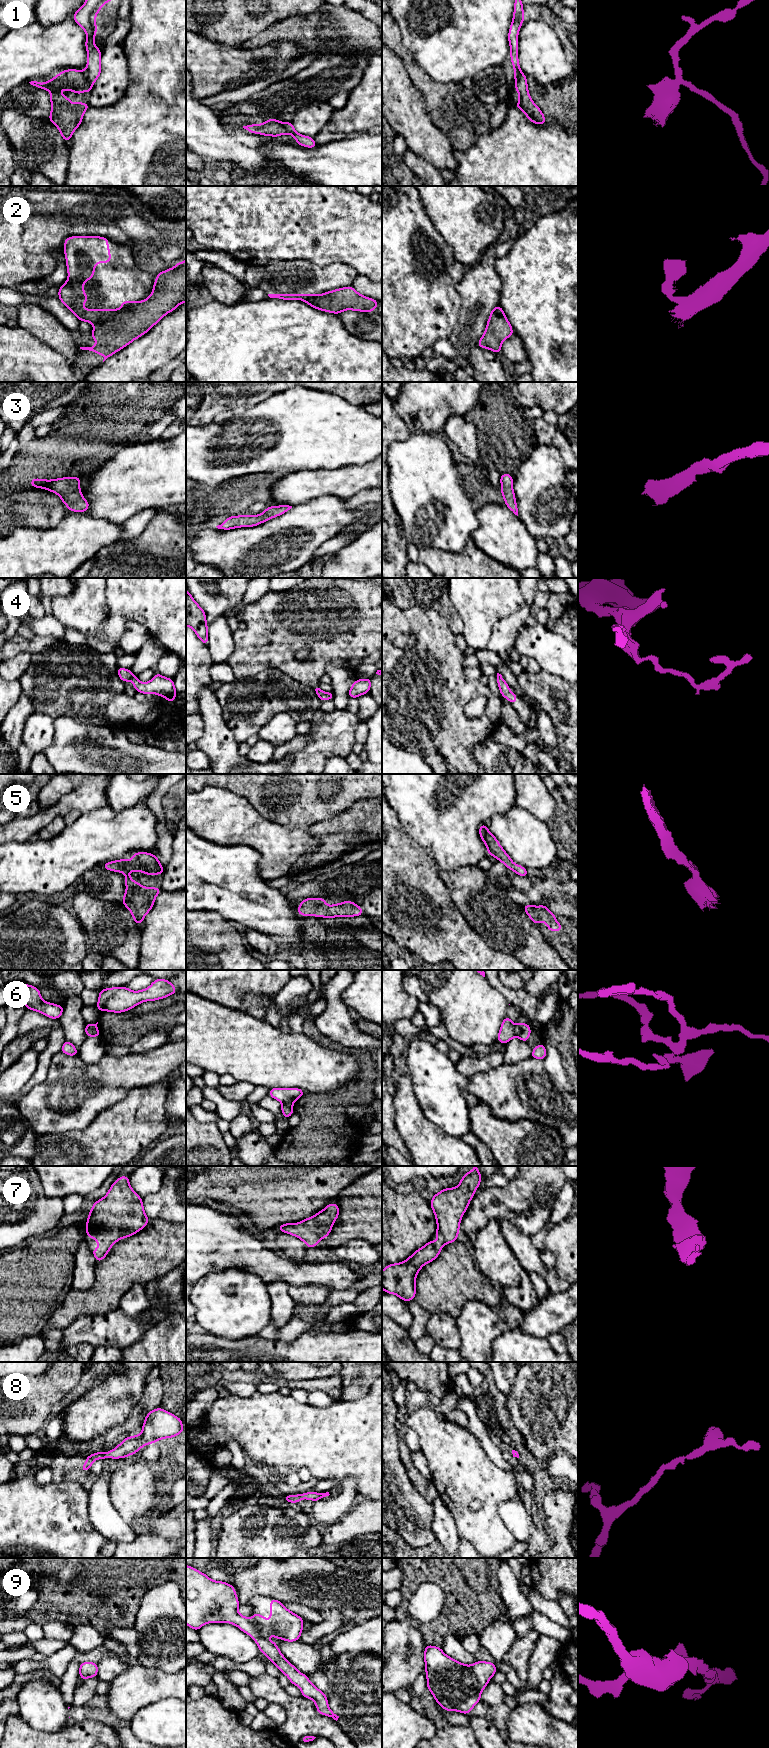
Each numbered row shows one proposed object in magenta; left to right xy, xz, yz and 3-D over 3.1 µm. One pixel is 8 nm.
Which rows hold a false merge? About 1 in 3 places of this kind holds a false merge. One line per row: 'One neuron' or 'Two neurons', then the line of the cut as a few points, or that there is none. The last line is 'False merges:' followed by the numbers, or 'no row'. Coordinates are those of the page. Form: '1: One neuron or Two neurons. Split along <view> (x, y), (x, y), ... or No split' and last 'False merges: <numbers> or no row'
1: Two neurons. Split along xy (84, 71), (92, 84)
2: Two neurons. Split along xy (138, 302), (111, 314), (104, 321), (99, 321), (94, 325)
3: One neuron. No split
4: One neuron. No split
5: One neuron. No split
6: Two neurons. Split along yz (515, 1024), (514, 1035)
7: One neuron. No split
8: One neuron. No split
9: One neuron. No split
False merges: 1, 2, 6

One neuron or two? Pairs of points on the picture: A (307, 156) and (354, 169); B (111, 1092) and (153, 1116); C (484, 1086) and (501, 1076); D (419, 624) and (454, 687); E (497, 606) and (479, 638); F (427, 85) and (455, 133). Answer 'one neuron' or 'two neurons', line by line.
A: one neuron
B: two neurons
C: one neuron
D: one neuron
E: one neuron
F: one neuron

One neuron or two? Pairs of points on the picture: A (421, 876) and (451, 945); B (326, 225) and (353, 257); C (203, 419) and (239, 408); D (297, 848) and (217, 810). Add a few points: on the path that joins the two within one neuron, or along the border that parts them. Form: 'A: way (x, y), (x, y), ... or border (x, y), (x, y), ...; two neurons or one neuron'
A: way (428, 893), (432, 897), (430, 915), (442, 928); one neuron
B: way (334, 233), (350, 249); one neuron
C: way (212, 410), (218, 404), (230, 404); one neuron
D: way (277, 845), (261, 833), (237, 823); one neuron

